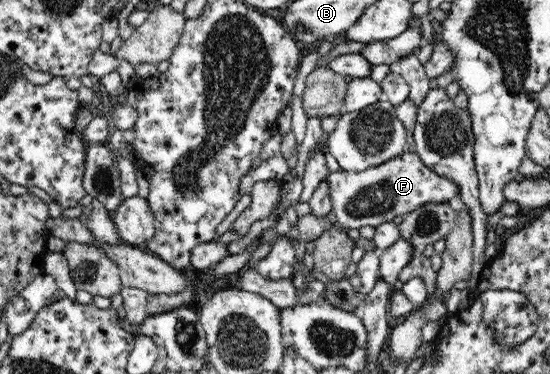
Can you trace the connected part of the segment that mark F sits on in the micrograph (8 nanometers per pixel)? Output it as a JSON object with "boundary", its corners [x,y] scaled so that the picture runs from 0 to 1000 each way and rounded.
{"boundary":[[[735,404],[684,447],[662,457],[640,460],[618,455],[598,460],[598,513],[604,561],[611,572],[618,607],[655,612],[662,602],[687,607],[720,575],[735,578],[753,564],[767,543],[811,543],[822,527],[833,527],[833,497],[789,463],[767,433],[756,406]]]}

